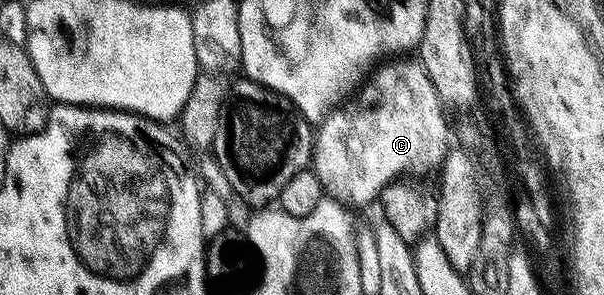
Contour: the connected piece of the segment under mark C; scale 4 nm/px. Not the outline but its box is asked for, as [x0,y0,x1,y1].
[310,60,450,186]

